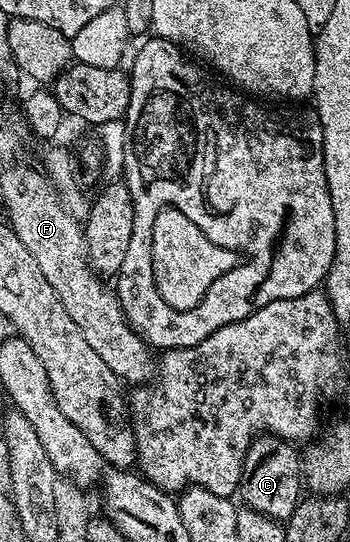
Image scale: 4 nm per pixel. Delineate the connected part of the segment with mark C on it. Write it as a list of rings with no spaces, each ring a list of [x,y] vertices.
[[[260,434],[252,439],[237,489],[238,499],[243,499],[250,511],[280,522],[287,521],[293,514],[305,492],[305,468],[301,463],[301,452],[295,448],[298,447],[292,441],[283,440],[280,436]]]

